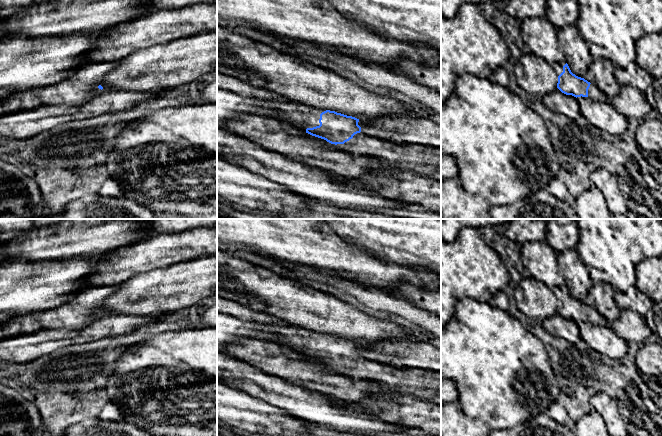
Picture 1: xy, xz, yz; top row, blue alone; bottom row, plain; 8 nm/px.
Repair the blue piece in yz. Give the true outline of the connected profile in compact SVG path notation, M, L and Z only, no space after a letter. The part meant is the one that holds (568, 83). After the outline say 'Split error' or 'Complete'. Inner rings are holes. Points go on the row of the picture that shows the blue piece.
M554 63L553 66L558 75L557 88L562 93L572 95L576 98L589 96L590 98L603 103L609 101L605 93L595 84L573 74L567 63L564 66Z. Split error

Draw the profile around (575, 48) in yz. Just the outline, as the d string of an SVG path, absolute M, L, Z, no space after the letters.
M566 25L557 30L558 45L573 74L583 78L593 62L589 43L576 25Z

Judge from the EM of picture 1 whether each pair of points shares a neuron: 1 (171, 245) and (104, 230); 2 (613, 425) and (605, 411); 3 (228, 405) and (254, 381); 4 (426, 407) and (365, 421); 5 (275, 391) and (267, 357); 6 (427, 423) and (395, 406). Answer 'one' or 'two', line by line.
1: two
2: one
3: two
4: two
5: two
6: one

